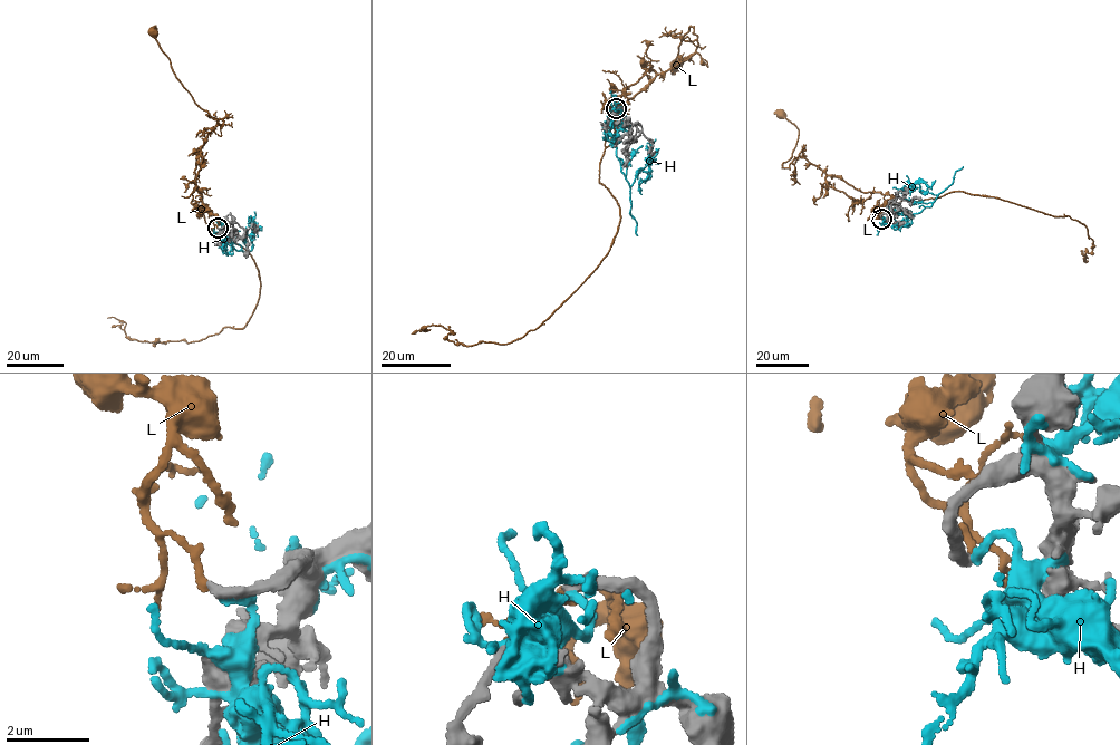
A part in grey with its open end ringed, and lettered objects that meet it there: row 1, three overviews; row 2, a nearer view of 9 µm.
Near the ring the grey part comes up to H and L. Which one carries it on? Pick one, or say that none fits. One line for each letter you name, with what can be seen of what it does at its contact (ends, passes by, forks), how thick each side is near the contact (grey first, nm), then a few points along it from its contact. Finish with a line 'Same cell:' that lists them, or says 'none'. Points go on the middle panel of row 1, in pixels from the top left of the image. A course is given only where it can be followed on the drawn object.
Same cell: none

